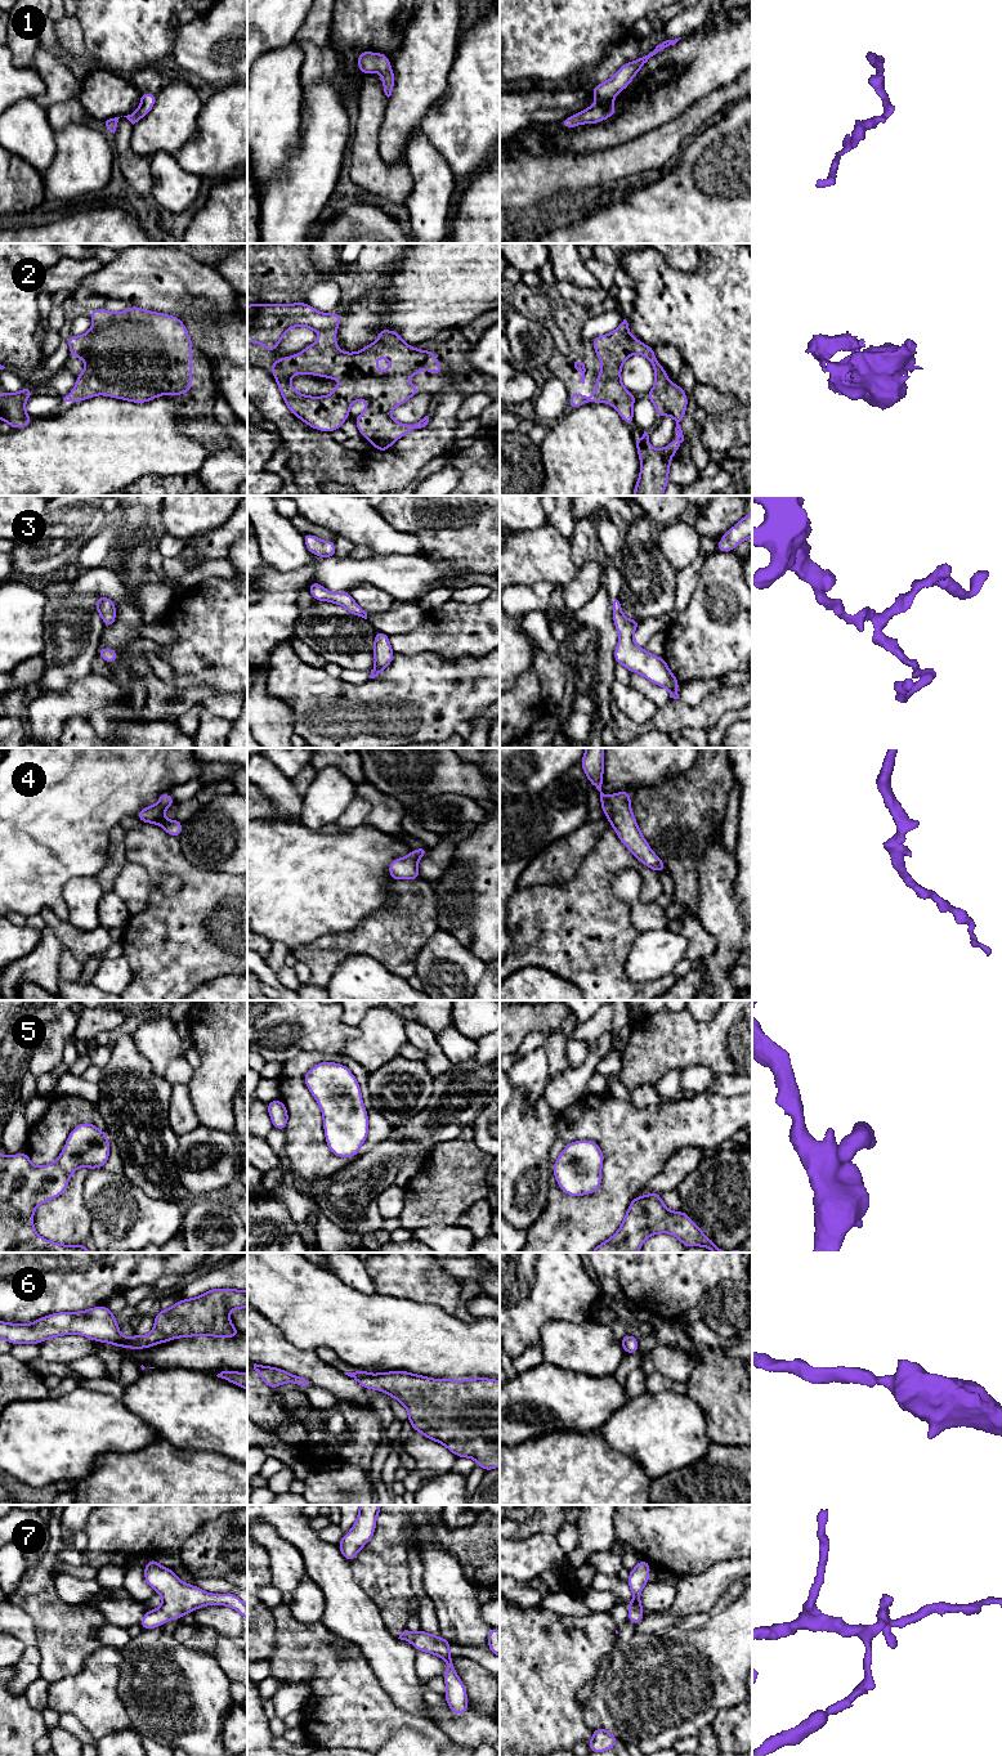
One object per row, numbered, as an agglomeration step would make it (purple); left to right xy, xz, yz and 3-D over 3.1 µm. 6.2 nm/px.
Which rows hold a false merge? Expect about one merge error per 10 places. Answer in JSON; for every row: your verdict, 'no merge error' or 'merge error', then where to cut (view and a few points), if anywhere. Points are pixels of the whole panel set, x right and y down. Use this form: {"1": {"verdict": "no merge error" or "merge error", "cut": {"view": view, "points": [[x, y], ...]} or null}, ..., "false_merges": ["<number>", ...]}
{"1": {"verdict": "no merge error", "cut": null}, "2": {"verdict": "no merge error", "cut": null}, "3": {"verdict": "no merge error", "cut": null}, "4": {"verdict": "no merge error", "cut": null}, "5": {"verdict": "no merge error", "cut": null}, "6": {"verdict": "no merge error", "cut": null}, "7": {"verdict": "no merge error", "cut": null}, "false_merges": []}

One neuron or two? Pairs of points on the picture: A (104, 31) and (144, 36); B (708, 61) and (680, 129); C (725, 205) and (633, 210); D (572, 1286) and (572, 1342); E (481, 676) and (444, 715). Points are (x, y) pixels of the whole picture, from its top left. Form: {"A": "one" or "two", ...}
{"A": "one", "B": "two", "C": "one", "D": "two", "E": "one"}

